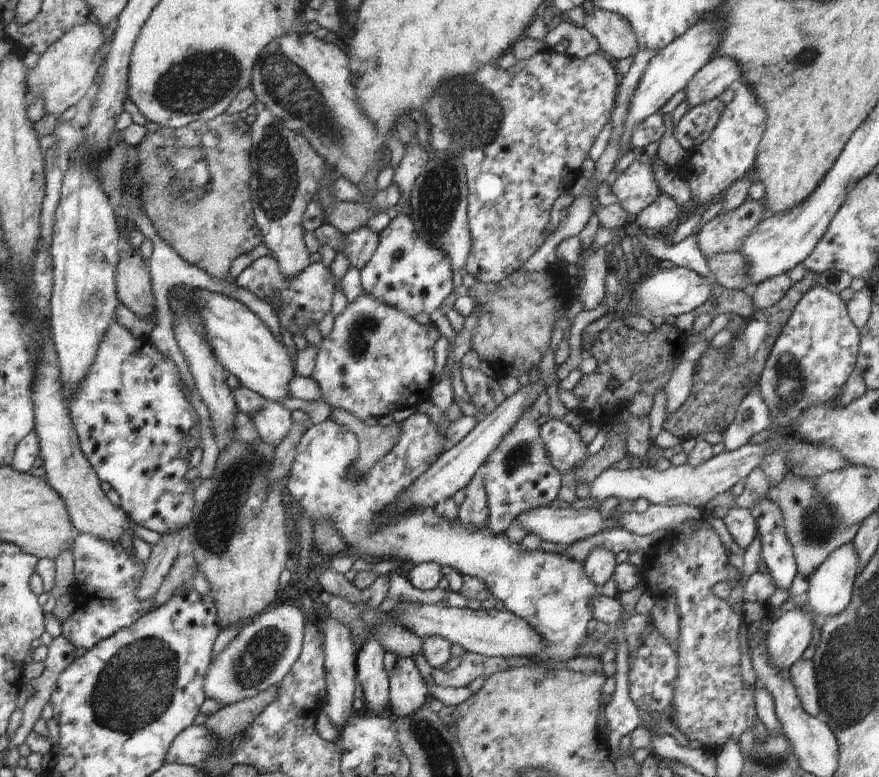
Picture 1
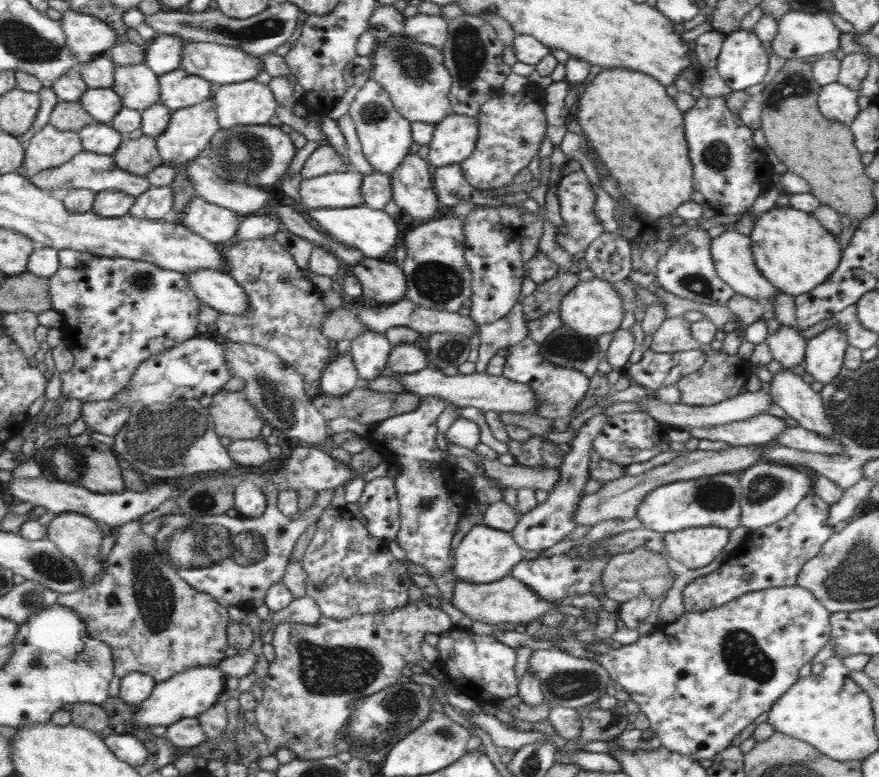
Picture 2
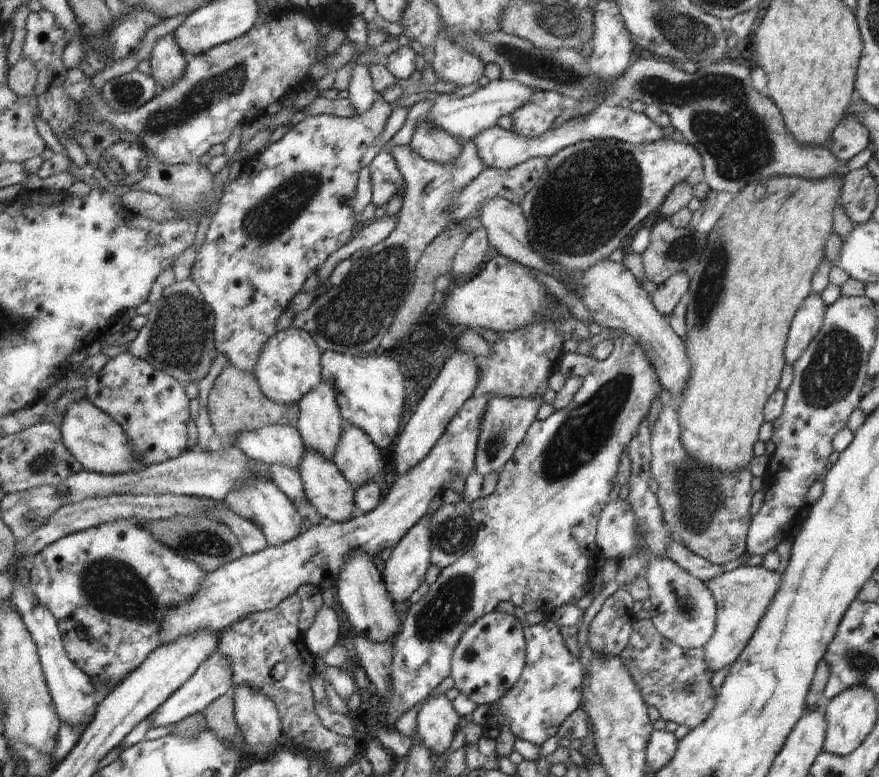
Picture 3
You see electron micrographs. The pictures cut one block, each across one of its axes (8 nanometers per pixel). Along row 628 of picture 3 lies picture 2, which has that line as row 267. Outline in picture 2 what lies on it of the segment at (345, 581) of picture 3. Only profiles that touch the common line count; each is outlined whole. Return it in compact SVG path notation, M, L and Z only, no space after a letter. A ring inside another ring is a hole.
M365 256L362 263L352 268L352 275L358 278L365 298L386 305L405 298L406 280L396 264Z

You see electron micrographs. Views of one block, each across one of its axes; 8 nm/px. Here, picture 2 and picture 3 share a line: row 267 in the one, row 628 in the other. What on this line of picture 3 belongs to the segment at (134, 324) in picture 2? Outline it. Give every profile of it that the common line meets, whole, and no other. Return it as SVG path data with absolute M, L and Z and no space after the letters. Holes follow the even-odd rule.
M116 519L110 523L103 523L96 527L91 527L62 538L49 546L34 558L34 567L30 570L29 584L33 594L40 605L46 606L55 617L64 649L72 662L82 670L91 680L104 681L114 686L124 679L130 672L141 666L146 658L161 646L163 641L163 615L167 613L169 607L187 602L199 590L203 584L204 573L194 562L183 558L182 555L175 554L170 547L158 543L151 535L139 526L138 519Z

